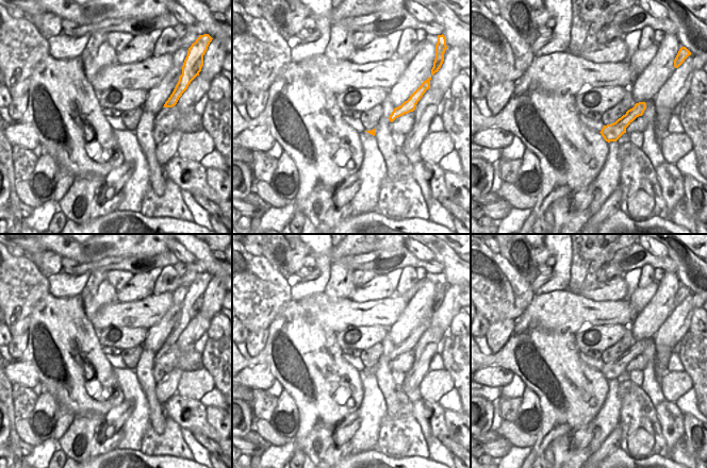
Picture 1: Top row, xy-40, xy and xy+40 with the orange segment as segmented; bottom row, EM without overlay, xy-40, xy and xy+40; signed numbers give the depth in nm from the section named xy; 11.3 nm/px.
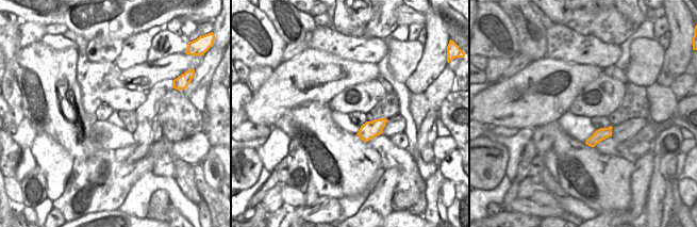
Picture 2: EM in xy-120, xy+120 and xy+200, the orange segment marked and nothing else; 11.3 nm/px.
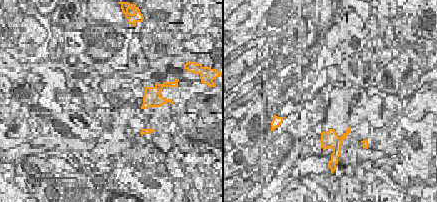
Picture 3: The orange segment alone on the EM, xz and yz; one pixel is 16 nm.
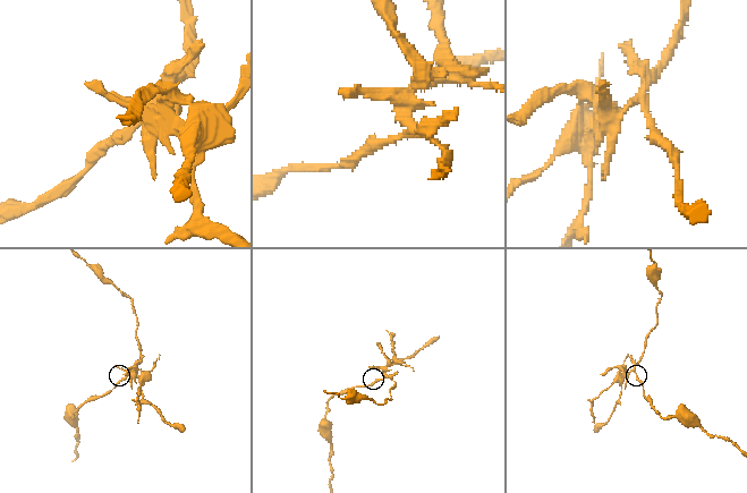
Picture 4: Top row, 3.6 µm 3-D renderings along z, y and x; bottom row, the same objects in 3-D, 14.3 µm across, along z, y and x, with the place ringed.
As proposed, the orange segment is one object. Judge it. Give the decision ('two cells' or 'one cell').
one cell

